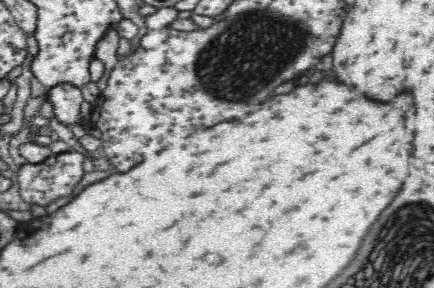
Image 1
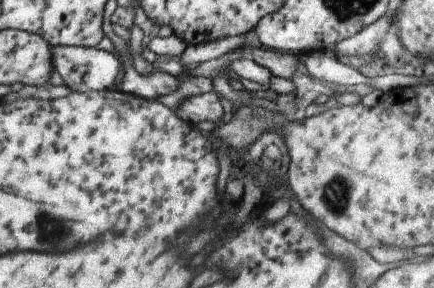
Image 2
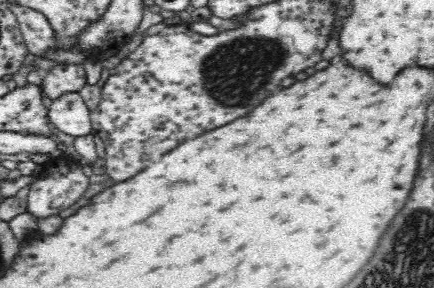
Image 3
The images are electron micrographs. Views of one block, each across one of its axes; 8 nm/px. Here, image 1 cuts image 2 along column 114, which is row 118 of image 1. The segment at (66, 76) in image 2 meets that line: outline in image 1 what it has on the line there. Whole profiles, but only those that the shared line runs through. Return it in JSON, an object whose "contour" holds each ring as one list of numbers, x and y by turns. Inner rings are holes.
{"contour":[[58,86,54,90,48,90,48,100,54,108,54,118,66,128,84,128,86,132,92,128,92,122,82,118,82,90,74,86]]}

